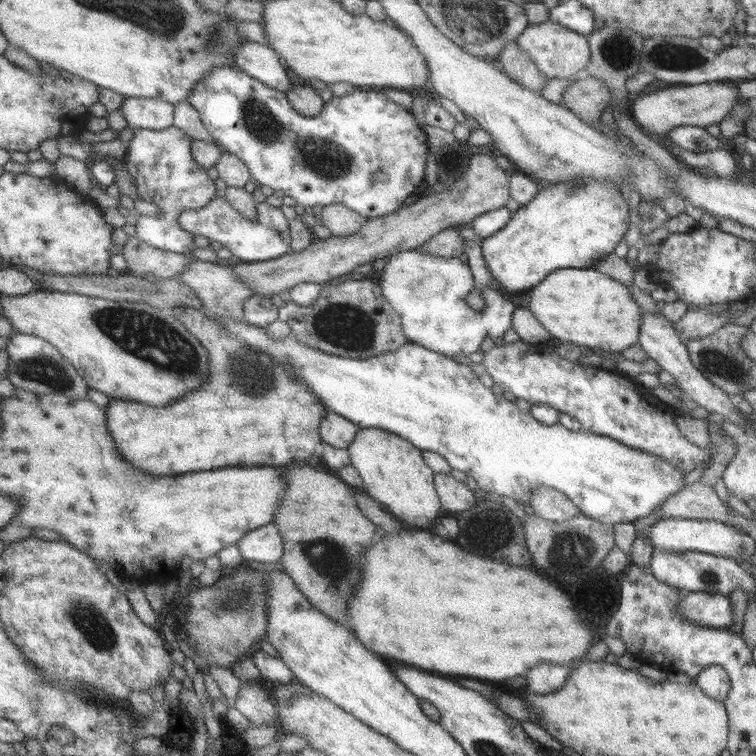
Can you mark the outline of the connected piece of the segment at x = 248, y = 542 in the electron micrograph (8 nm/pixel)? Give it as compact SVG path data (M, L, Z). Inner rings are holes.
M275 522L249 532L239 545L247 561L281 562L286 552L285 538Z

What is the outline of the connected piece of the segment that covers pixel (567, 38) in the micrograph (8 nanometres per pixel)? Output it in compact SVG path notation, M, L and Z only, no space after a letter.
M549 21L529 25L521 35L518 35L515 43L549 79L572 78L577 73L584 73L584 68L590 62L590 47L587 37Z

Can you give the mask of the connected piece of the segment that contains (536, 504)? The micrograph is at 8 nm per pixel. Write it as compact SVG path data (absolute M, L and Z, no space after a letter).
M538 487L532 493L530 505L534 509L536 518L546 519L549 522L564 522L576 518L581 510L571 502L566 495L550 487Z

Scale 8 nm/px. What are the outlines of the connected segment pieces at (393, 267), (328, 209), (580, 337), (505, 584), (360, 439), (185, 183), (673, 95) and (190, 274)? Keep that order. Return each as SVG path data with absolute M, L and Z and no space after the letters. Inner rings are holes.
M421 248L390 257L382 271L380 284L388 300L403 316L405 331L411 340L448 358L470 358L480 350L480 344L486 338L503 337L511 327L516 309L510 296L491 287L481 292L485 309L473 309L469 295L477 285L468 264L464 264L460 257L442 258L426 254Z
M345 204L325 206L322 212L322 224L331 230L332 235L339 237L357 234L369 219Z
M566 267L551 272L530 290L527 307L552 338L579 347L623 352L638 342L642 308L622 284L593 268Z
M406 529L401 533L387 533L386 538L376 540L374 546L369 546L370 550L366 552L366 570L364 570L364 582L362 586L358 585L358 592L349 602L349 626L370 650L379 655L392 657L396 660L402 660L410 665L440 672L440 674L452 674L456 676L465 676L473 679L479 679L483 682L502 682L510 680L516 676L524 677L530 668L534 668L541 662L554 662L559 665L570 665L574 658L580 658L592 646L592 632L582 624L578 614L572 610L570 596L558 588L556 584L548 582L534 570L526 570L520 566L510 566L504 562L494 562L486 557L476 556L466 549L463 549L456 541L445 539L434 532L425 532L423 530Z
M382 428L363 429L350 446L353 465L365 480L364 492L382 502L394 516L412 527L430 528L440 518L440 498L436 494L436 472L425 459L424 450L410 439Z
M176 125L164 130L134 128L134 139L128 153L128 170L133 175L138 192L143 200L161 208L161 216L140 215L137 236L165 251L186 254L196 248L195 234L186 230L181 223L185 210L208 206L218 194L218 183L208 174L208 168L194 157L195 138Z
M714 81L695 85L674 86L640 96L633 103L633 115L636 122L648 134L664 135L677 126L707 128L719 124L727 118L734 103L744 99L734 81Z
M198 259L194 261L182 274L181 278L194 292L200 295L204 301L205 309L212 311L218 316L235 318L238 322L247 322L246 301L254 295L258 295L249 284L245 284L237 275L233 267L228 267L221 262L209 262Z

